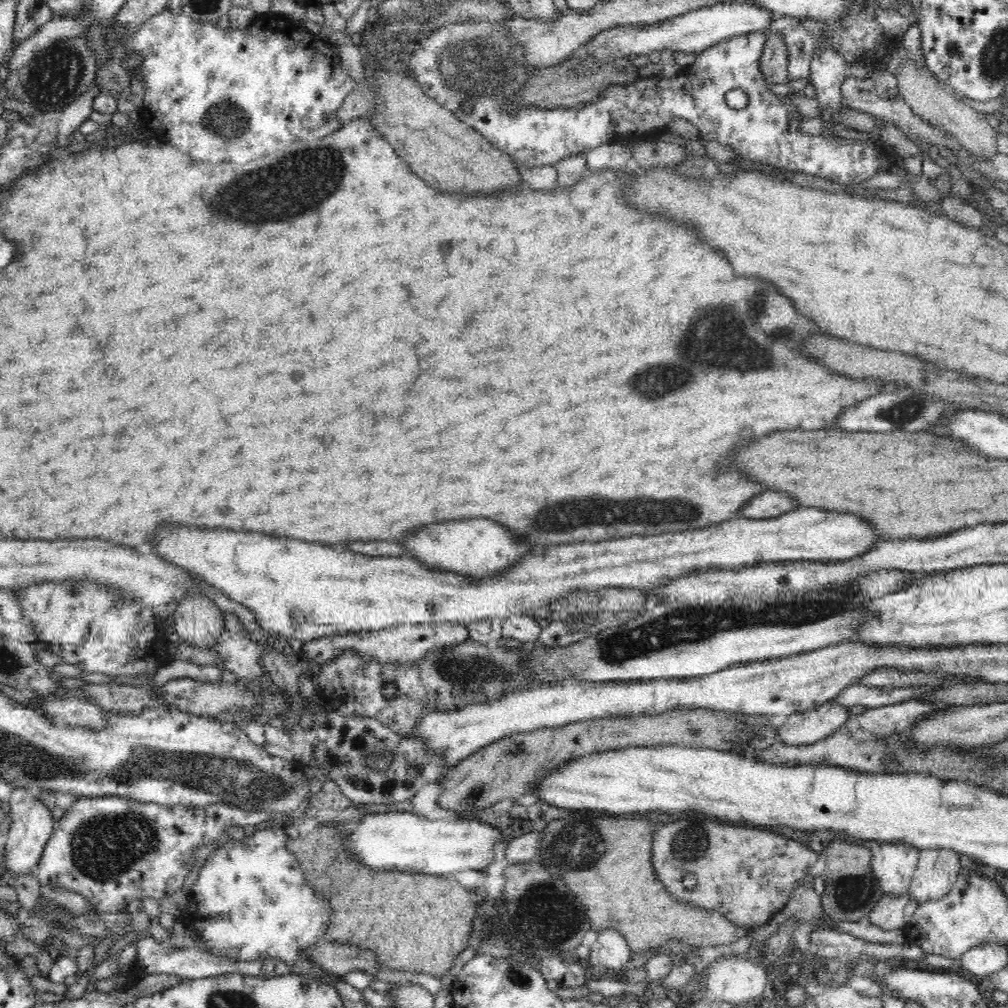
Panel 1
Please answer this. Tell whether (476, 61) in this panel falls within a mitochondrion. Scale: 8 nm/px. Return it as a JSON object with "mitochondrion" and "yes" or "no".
{"mitochondrion":"yes"}

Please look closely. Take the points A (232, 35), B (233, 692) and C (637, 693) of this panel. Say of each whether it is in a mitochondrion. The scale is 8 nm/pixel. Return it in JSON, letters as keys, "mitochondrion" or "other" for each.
{"A":"other","B":"other","C":"other"}

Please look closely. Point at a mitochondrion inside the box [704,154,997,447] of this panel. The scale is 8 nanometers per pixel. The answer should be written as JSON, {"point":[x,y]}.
{"point":[904,411]}

